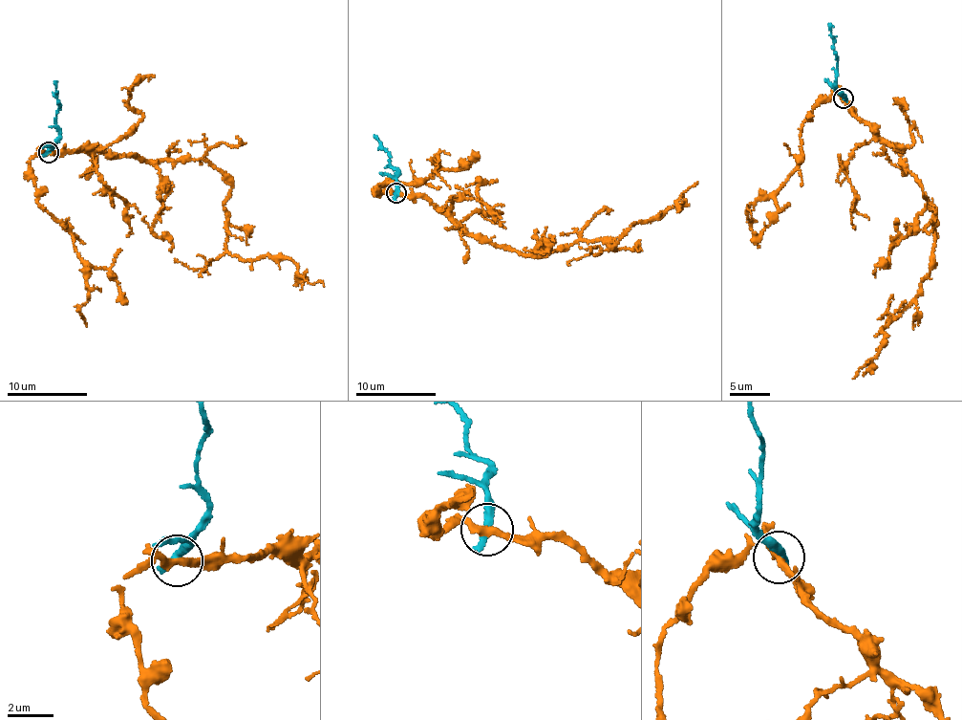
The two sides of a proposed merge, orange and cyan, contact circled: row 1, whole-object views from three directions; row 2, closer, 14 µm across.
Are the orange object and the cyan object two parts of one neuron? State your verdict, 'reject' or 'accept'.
reject

